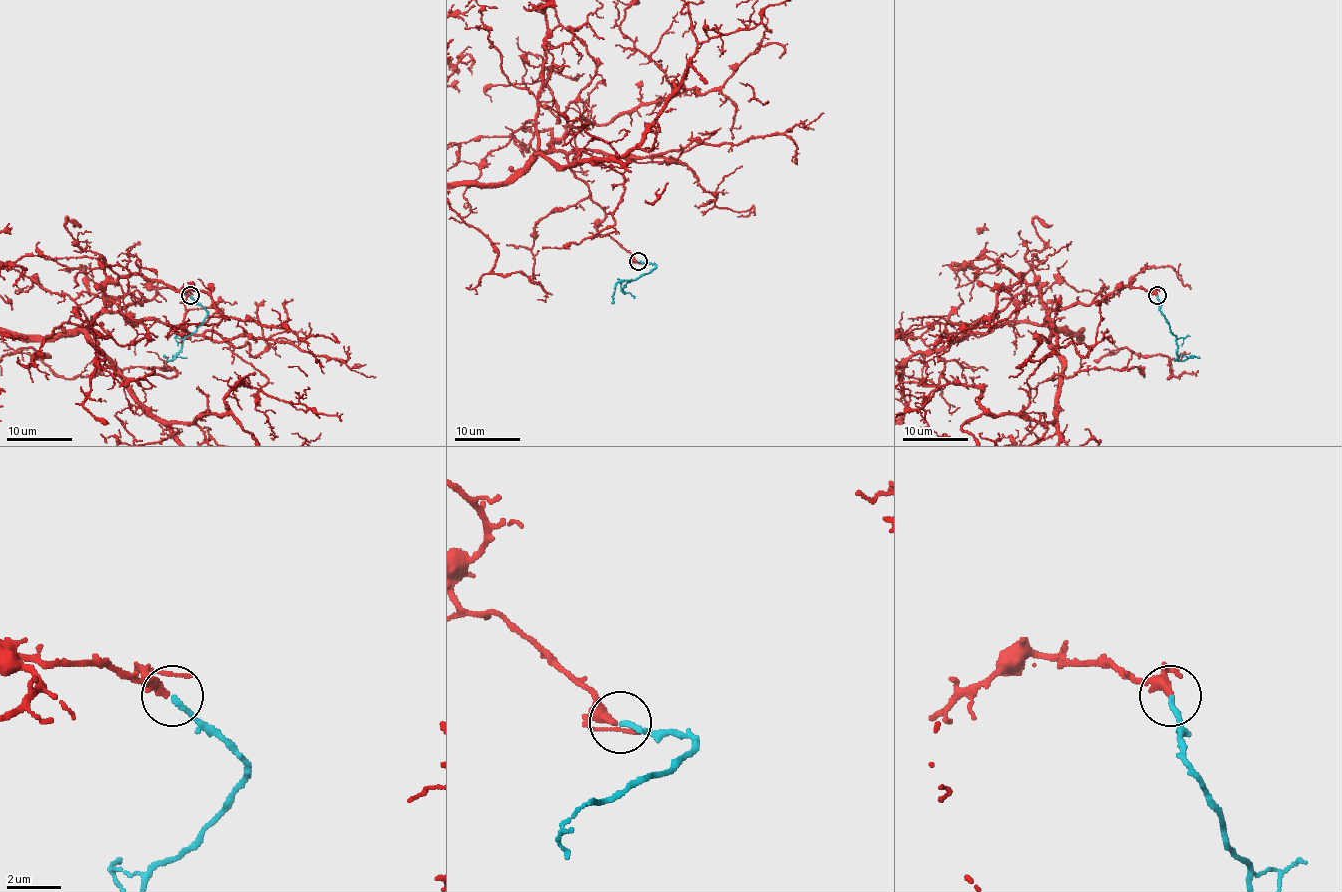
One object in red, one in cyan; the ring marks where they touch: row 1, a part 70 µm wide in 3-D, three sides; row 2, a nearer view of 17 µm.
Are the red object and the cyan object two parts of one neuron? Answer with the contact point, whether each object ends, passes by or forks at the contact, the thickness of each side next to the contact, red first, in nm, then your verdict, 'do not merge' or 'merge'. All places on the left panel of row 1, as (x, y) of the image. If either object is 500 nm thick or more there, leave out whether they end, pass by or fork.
at (190, 295); red passes by; cyan ends there; 240 nm thick on the red side, 180 nm on the other; merge

